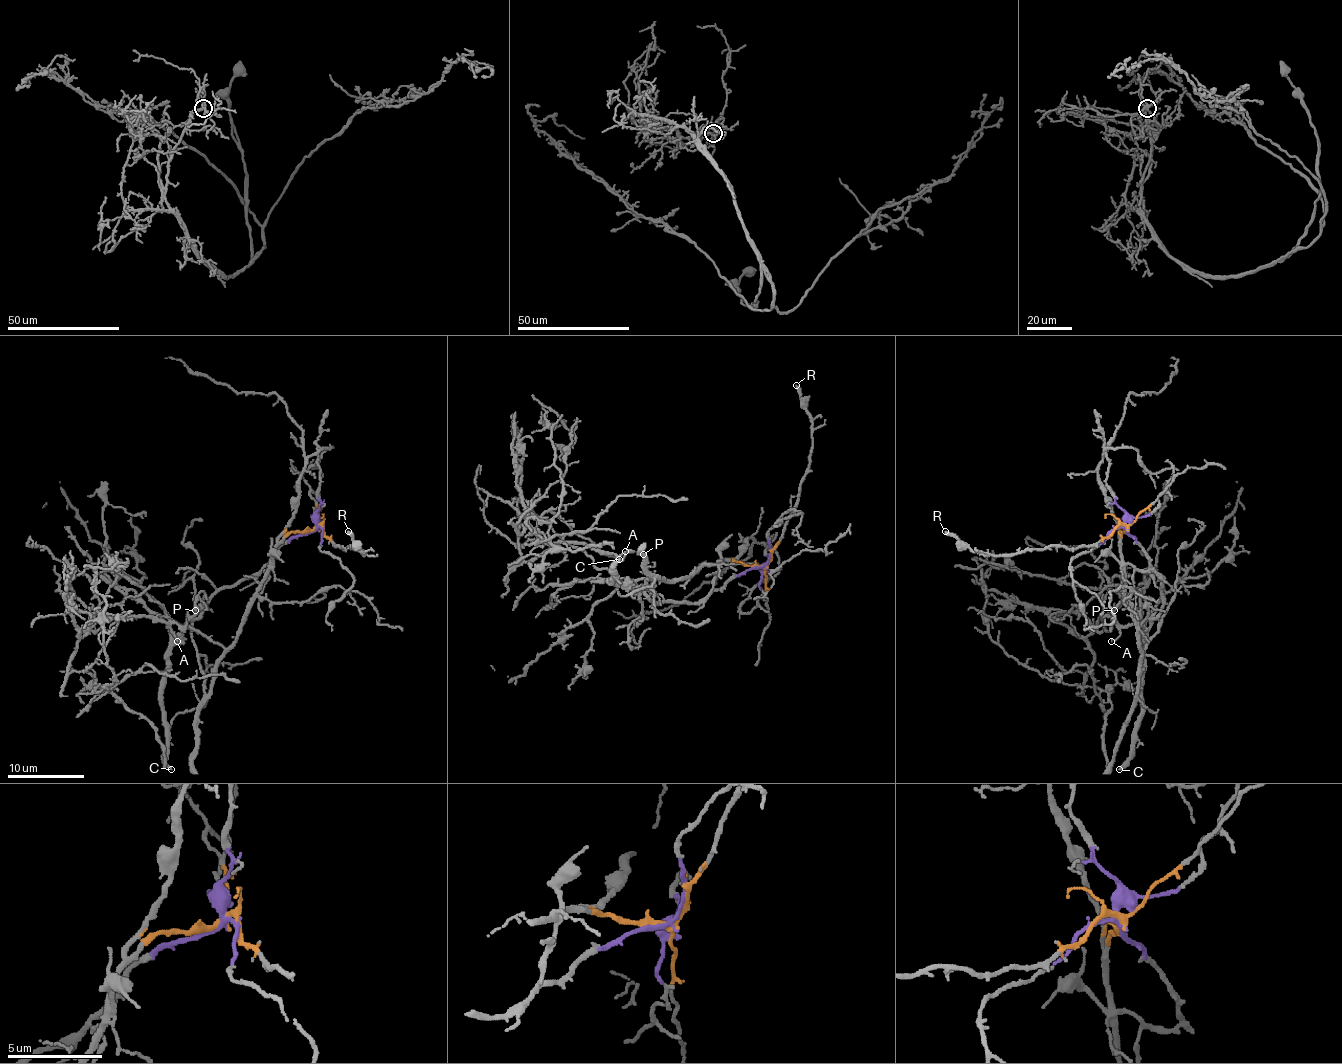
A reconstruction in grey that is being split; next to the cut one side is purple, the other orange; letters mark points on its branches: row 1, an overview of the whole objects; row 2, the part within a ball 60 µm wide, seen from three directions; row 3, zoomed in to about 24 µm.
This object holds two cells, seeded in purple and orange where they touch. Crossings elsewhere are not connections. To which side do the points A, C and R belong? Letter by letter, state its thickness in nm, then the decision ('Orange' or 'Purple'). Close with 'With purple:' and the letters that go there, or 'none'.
A: Thickness 120 nm. Purple
C: Thickness 320 nm. Purple
R: Thickness 320 nm. Orange
With purple: A, C

